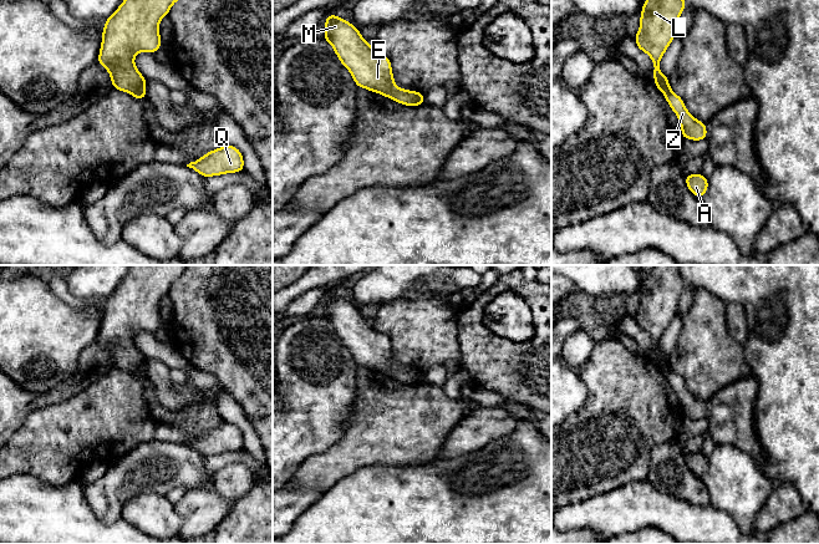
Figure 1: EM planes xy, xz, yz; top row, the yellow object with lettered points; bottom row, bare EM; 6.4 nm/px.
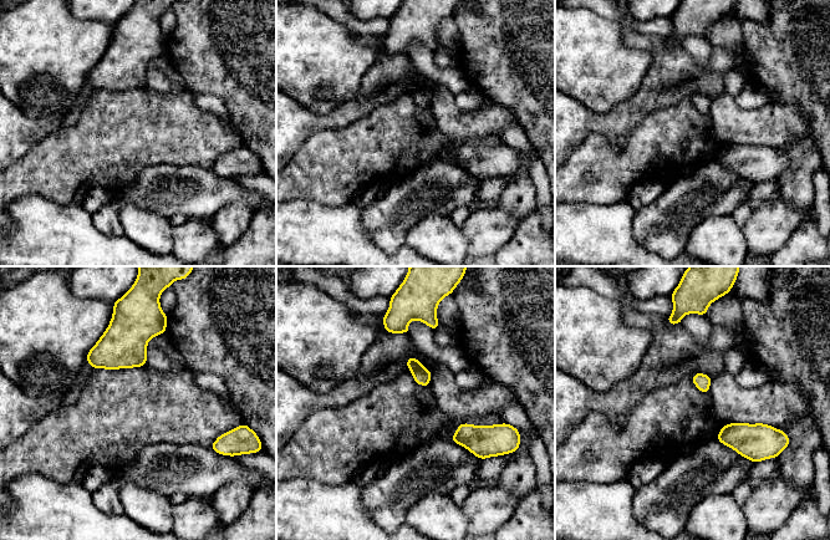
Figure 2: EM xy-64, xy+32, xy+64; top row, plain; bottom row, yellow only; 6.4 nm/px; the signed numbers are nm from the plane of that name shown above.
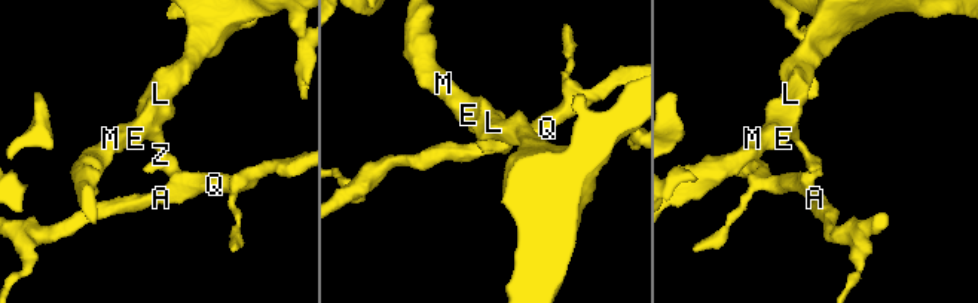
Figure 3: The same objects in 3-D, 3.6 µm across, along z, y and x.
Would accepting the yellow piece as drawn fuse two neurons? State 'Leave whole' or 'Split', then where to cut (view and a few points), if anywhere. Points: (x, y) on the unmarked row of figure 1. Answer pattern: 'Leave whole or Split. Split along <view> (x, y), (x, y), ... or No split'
Split. Split along xy (145, 365), (132, 374)

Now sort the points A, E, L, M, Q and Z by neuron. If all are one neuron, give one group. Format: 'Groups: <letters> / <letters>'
Groups: A Q Z / E L M

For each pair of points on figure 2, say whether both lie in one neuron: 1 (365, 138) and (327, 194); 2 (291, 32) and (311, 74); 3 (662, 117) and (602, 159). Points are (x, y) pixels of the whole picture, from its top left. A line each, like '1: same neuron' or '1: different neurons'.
1: same neuron
2: same neuron
3: same neuron

